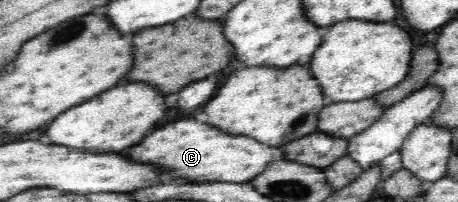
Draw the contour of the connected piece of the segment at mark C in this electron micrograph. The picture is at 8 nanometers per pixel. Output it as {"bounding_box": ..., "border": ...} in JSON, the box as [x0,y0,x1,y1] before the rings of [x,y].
{"bounding_box":[130,120,284,183],"border":[[[176,120],[164,128],[148,134],[138,146],[130,150],[130,160],[142,164],[156,164],[166,174],[188,182],[242,182],[250,183],[254,176],[266,170],[272,160],[284,159],[282,148],[264,148],[246,136],[230,136],[226,132],[212,132],[208,124],[192,120]]]}

